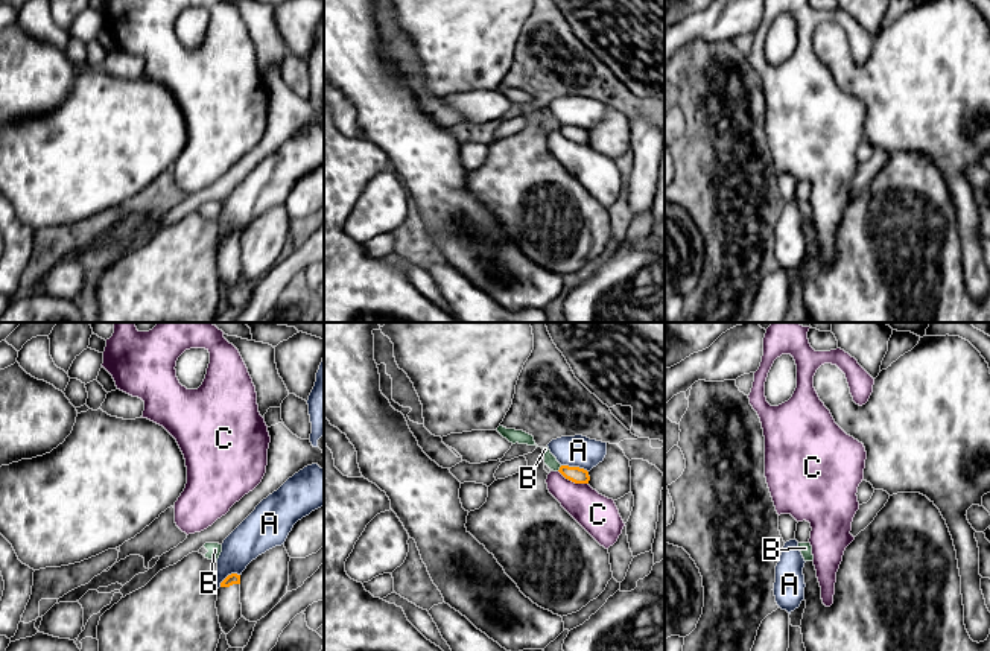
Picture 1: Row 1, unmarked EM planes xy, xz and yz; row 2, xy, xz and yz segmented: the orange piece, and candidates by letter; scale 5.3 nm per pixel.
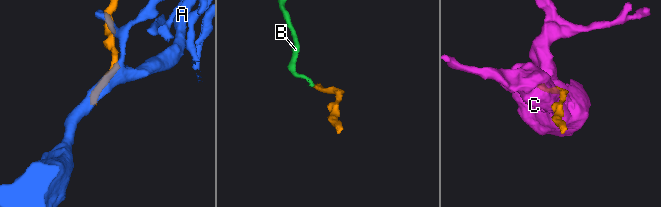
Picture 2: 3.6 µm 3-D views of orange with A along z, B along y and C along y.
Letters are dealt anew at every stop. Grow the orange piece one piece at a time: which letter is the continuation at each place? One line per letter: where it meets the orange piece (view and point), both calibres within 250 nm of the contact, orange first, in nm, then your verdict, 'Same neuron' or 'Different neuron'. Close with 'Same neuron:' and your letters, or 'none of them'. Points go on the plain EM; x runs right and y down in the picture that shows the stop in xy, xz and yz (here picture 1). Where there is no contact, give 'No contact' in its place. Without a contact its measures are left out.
A: Touches orange at xz (575, 127). Thickness 90 nm (orange) against 170 nm. Different neuron
B: Touches orange at xz (560, 128). Thickness 90 nm (orange) against 70 nm. Different neuron
C: Touches orange at xz (574, 140). Thickness 90 nm (orange) against 200 nm. Different neuron
Same neuron: none of them

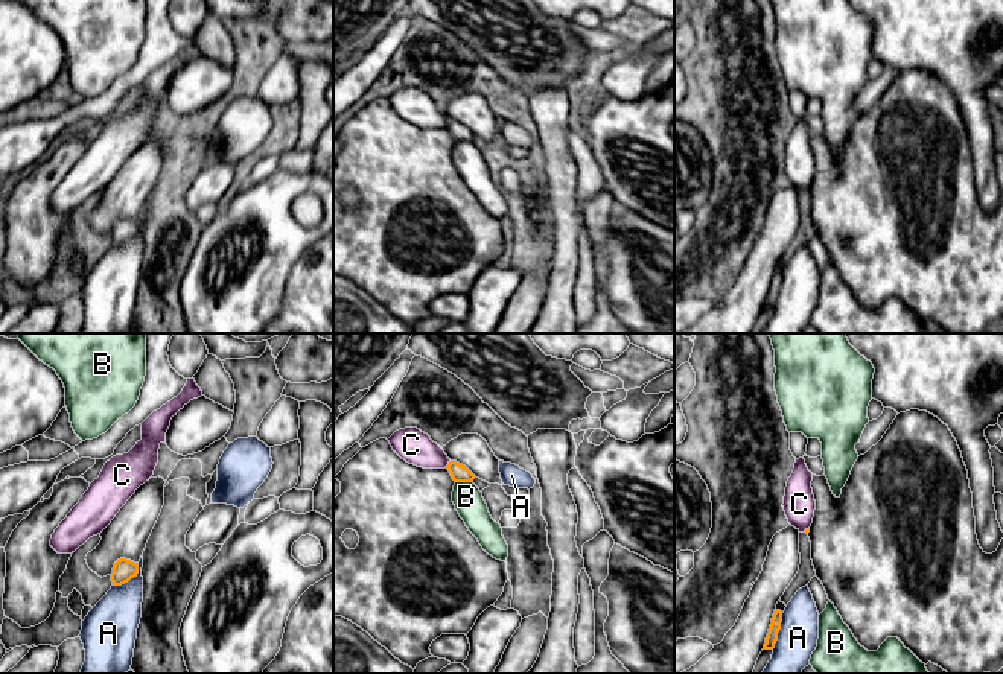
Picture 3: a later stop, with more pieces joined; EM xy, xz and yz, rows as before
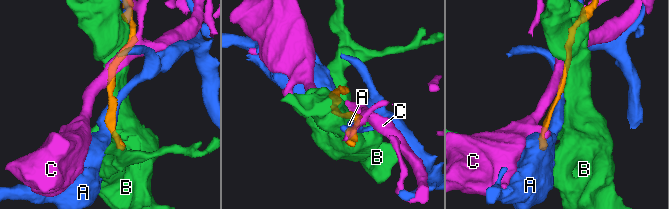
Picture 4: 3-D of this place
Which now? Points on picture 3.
A: Touches orange at xy (130, 238). Thickness 120 nm (orange) against 260 nm. Different neuron
B: Touches orange at xz (464, 140). Thickness 100 nm (orange) against 160 nm. Different neuron
C: Touches orange at xz (448, 123). Thickness 100 nm (orange) against 180 nm. Different neuron
Same neuron: none of them

